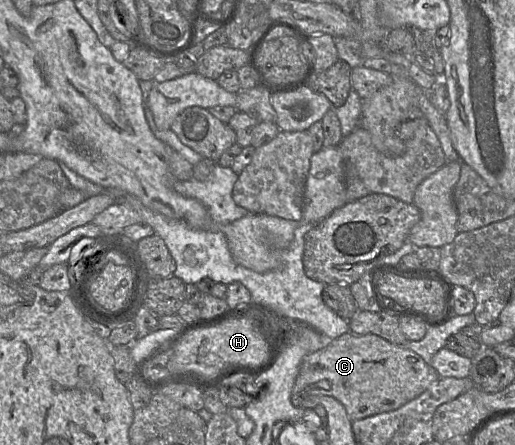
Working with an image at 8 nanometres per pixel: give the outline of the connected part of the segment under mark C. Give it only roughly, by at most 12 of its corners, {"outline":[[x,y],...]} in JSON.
{"outline":[[350,331],[304,357],[299,408],[331,396],[351,421],[400,408],[440,376]]}

